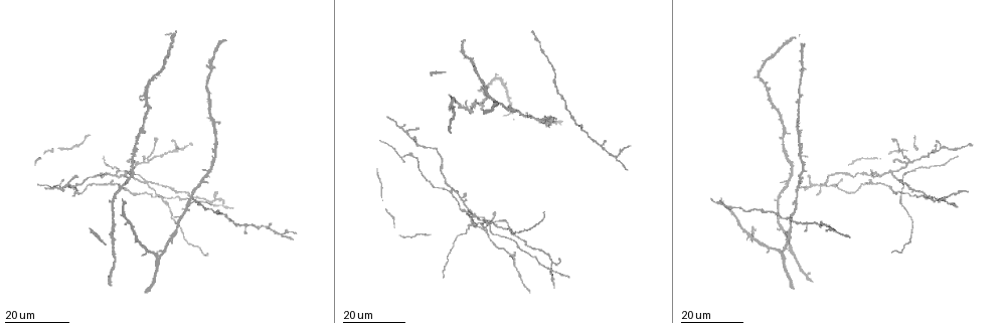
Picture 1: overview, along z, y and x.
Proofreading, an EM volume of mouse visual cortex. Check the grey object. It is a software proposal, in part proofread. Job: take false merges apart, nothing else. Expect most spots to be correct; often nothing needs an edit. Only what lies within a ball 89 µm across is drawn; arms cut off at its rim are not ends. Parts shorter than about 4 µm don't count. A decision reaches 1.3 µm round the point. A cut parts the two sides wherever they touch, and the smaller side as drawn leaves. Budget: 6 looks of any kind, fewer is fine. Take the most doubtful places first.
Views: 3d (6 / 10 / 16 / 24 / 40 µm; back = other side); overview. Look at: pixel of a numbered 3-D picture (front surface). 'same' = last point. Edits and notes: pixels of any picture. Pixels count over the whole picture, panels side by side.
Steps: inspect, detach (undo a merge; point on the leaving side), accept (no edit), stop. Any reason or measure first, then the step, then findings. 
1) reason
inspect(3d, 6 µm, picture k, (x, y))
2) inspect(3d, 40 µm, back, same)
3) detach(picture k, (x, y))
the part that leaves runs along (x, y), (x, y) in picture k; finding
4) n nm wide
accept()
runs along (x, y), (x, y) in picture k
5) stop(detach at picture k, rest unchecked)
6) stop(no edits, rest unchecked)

three arms meet
inspect(3d, 16 µm, picture 1, (912, 163))

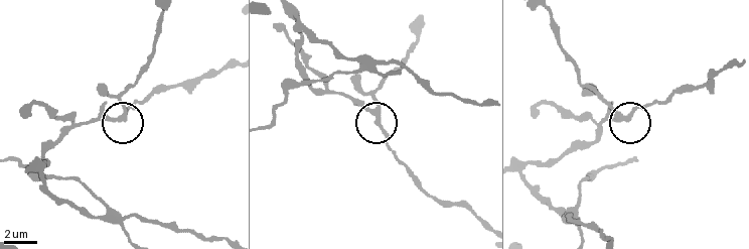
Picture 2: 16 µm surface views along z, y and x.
zoom in
inspect(3d, 6 µm, picture 2, (123, 116))

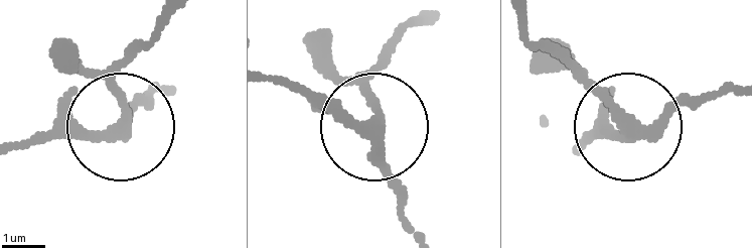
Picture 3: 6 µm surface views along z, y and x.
accept()
runs along (267, 75), (371, 122), (376, 57) in picture 3; one neuron here

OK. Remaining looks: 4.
inspect(3d, 24 µm, picture 1, (146, 178))

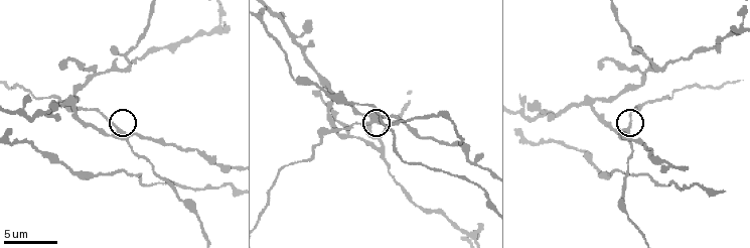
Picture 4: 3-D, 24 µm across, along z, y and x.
inspect(3d, 6 µm, picture 4, (373, 119))

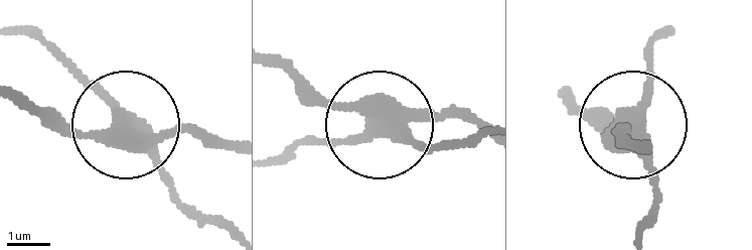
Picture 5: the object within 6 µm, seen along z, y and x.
inspect(3d, 6 µm, back, picture 5, (639, 114))

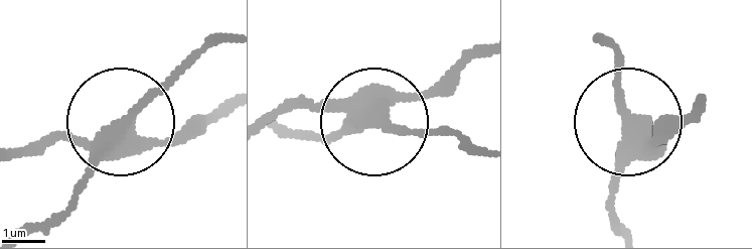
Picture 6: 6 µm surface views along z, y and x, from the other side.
side arm 40 µm
detach(picture 6, (80, 192))
two neurons meet here

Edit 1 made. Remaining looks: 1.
stop(detach at picture 6, rest unchecked)

